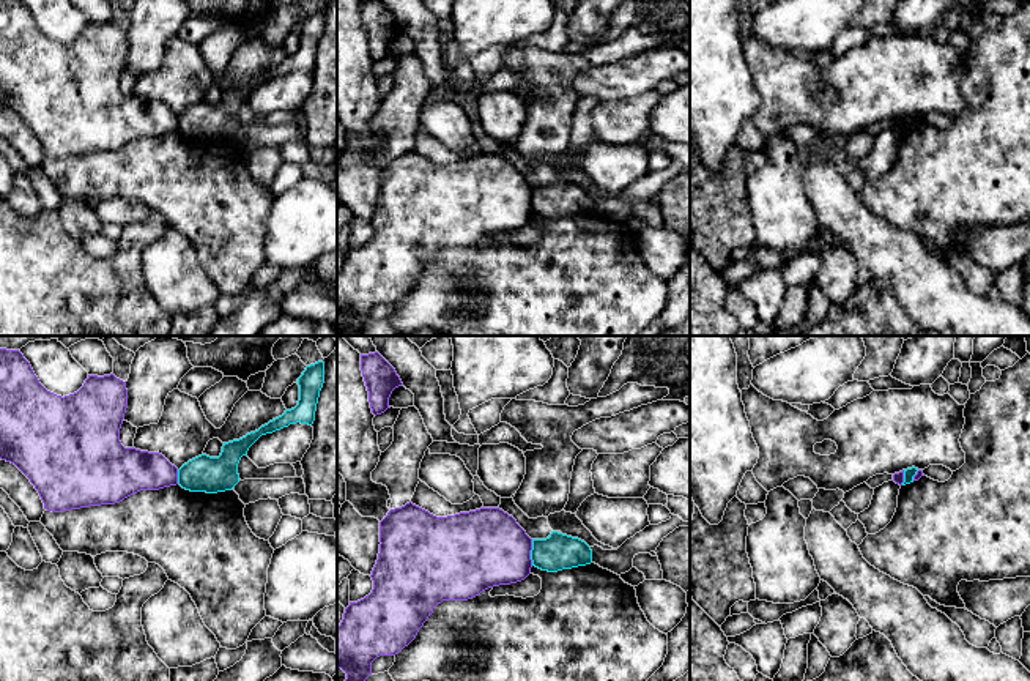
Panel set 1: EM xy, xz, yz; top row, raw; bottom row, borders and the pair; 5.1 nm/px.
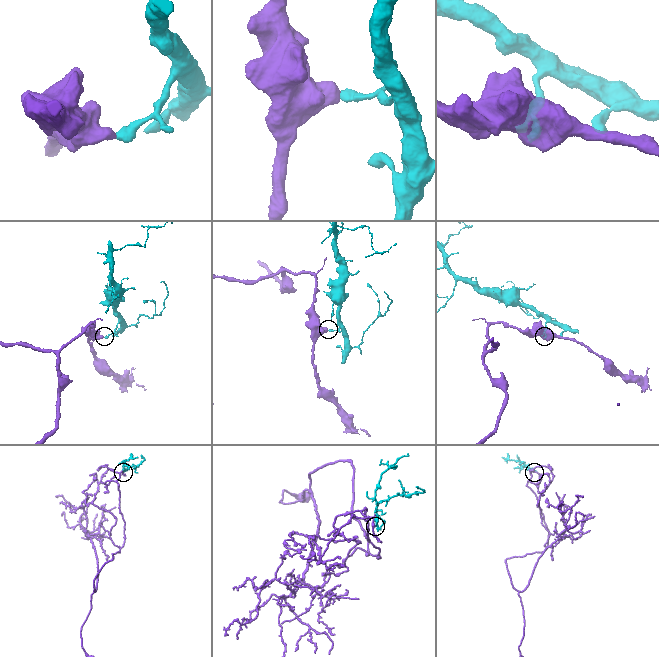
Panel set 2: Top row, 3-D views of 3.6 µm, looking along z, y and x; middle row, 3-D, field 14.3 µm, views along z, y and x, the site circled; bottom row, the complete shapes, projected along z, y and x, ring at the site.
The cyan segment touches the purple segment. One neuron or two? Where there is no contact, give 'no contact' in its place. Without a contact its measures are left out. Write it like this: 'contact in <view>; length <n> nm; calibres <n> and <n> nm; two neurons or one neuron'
contact in xz; length 140 nm; calibres 180 and 400 nm; two neurons

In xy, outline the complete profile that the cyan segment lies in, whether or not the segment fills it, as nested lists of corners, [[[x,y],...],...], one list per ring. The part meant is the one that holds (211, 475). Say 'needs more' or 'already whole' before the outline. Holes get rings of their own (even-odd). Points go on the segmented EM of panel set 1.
already whole; [[[318,361],[306,367],[298,378],[299,400],[298,405],[258,430],[247,434],[239,440],[224,443],[219,457],[202,454],[178,470],[178,484],[191,492],[217,493],[235,489],[239,482],[238,463],[247,456],[249,448],[266,434],[272,434],[290,424],[309,424],[315,421],[320,391],[324,383],[324,363]]]

